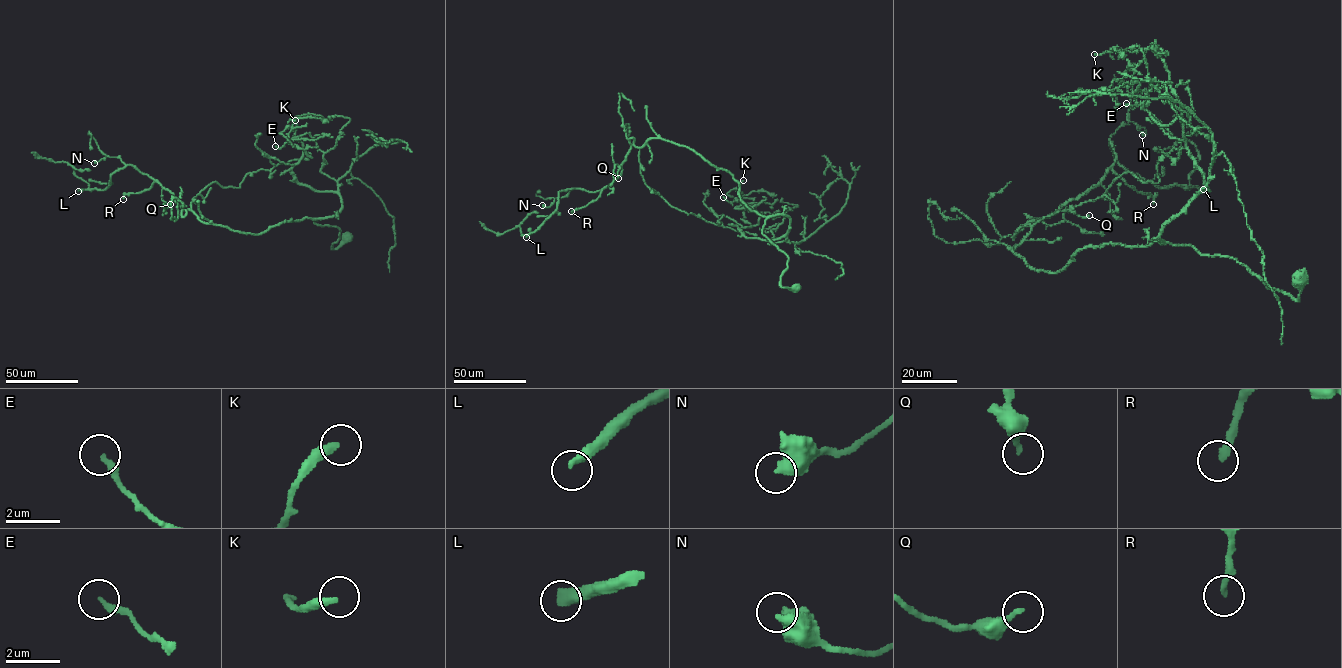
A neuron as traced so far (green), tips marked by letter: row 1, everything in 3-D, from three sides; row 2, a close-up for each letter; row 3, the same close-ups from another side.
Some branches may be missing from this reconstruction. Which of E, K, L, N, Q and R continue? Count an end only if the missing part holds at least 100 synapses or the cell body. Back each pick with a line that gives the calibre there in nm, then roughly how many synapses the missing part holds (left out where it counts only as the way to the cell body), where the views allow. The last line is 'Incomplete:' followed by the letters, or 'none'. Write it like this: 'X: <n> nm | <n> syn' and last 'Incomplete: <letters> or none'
L: 360 nm | 250 syn
R: 240 nm | 200 syn
Incomplete: L, R

